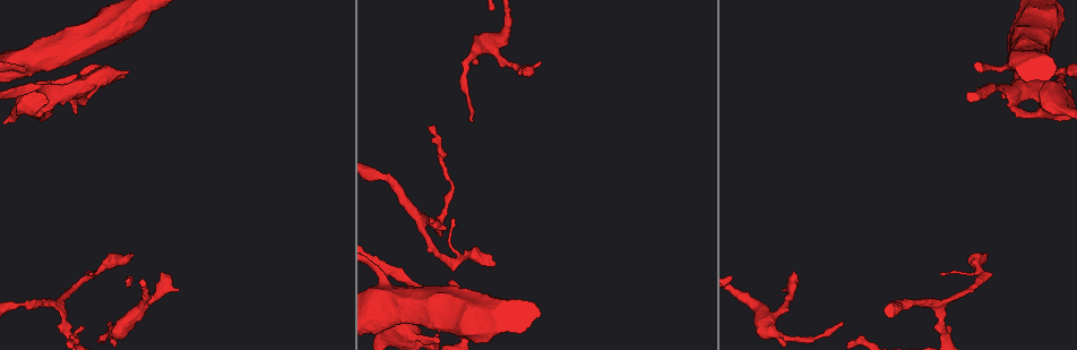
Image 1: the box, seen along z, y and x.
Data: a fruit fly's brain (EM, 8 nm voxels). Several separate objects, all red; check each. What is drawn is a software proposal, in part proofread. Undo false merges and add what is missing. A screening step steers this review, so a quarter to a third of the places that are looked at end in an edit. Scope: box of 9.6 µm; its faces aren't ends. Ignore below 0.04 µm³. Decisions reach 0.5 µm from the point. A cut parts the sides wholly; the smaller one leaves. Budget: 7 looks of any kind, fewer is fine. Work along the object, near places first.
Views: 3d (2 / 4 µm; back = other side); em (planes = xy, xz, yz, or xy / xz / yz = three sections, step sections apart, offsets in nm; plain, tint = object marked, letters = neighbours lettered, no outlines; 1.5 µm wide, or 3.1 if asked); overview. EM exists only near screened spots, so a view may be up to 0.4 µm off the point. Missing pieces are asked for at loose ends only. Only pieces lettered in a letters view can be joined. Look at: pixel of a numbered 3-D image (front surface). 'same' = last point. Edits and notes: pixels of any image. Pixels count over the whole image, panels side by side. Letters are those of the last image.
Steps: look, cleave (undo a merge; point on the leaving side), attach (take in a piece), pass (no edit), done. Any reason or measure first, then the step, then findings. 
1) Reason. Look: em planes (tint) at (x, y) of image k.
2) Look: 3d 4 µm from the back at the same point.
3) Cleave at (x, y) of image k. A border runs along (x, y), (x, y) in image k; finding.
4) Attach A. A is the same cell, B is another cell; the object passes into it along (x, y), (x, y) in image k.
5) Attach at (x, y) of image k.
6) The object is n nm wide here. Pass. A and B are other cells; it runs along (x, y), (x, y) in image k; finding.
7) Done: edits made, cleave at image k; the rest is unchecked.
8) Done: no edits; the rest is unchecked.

Branch stops here. Look: em yz step 4 (letters) at (444, 229) of image 1.

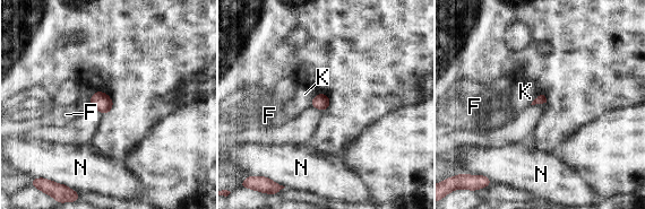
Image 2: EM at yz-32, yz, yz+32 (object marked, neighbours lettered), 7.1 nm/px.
Look: em planes (letters) at the same point.

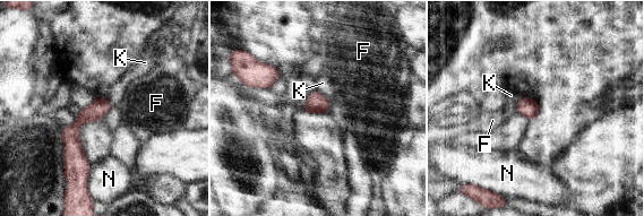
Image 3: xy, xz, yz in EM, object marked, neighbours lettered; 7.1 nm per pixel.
Pass. F, K and N are other cells; it runs along (102, 101), (75, 126), (75, 171) in image 3; none of them fits.

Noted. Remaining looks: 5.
Branch stops here. Look: 3d 2 µm at (132, 255) of image 1.

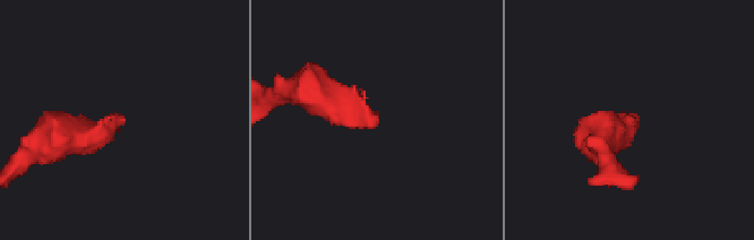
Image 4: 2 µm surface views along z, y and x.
Look: em xy step 8 (tint) at (121, 116) of image 4.

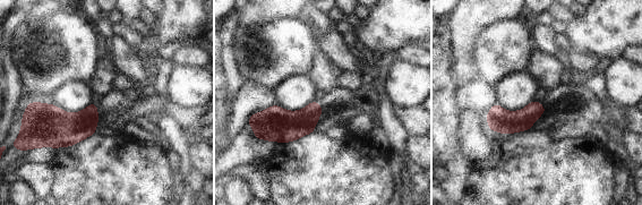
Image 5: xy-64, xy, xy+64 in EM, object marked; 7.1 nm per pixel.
Cut it another way. Look: em planes (letters) at the same point.

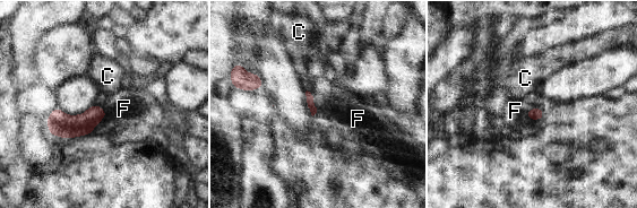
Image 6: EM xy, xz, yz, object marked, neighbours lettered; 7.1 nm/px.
The longest contact is with F, 130 nm. Attach F. F is the same cell, C is another cell; the neuron continues.

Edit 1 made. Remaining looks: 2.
Done: edits made, attach at image 6; the rest is unchecked.

